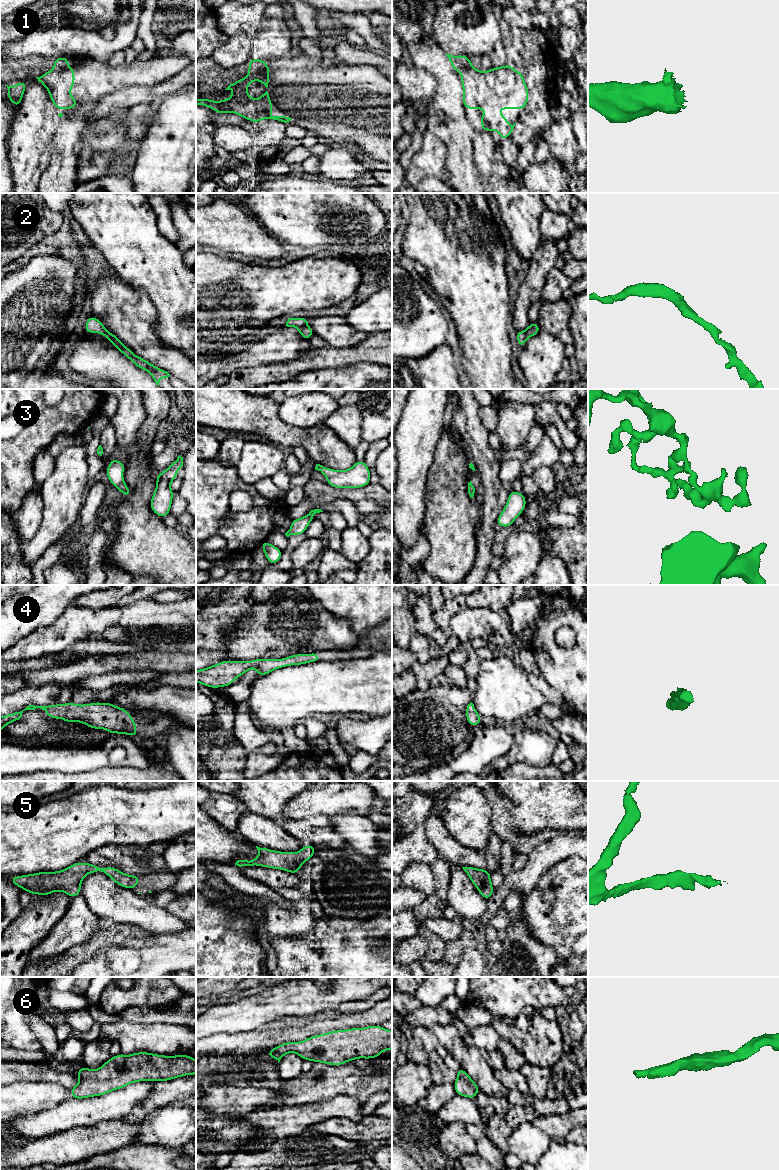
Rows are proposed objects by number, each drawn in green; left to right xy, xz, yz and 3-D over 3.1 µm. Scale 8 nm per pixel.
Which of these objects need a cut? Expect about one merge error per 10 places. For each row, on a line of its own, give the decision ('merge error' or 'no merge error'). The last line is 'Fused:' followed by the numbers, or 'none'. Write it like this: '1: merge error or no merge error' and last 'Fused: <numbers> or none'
1: merge error
2: no merge error
3: no merge error
4: no merge error
5: no merge error
6: no merge error
Fused: 1

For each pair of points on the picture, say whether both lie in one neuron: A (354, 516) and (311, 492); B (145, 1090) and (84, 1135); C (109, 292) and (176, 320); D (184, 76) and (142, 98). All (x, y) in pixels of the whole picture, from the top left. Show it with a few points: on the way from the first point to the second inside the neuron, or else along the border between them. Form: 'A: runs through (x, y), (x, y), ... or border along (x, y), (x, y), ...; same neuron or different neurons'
A: border along (353, 501), (338, 499), (322, 503), (307, 502); different neurons
B: border along (122, 1119), (104, 1120), (92, 1125), (79, 1127); different neurons
C: border along (145, 292), (155, 308), (153, 327), (158, 335); different neurons
D: runs through (174, 84), (152, 93); same neuron

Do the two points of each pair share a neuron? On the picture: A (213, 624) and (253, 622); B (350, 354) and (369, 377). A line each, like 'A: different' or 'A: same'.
A: different
B: different

